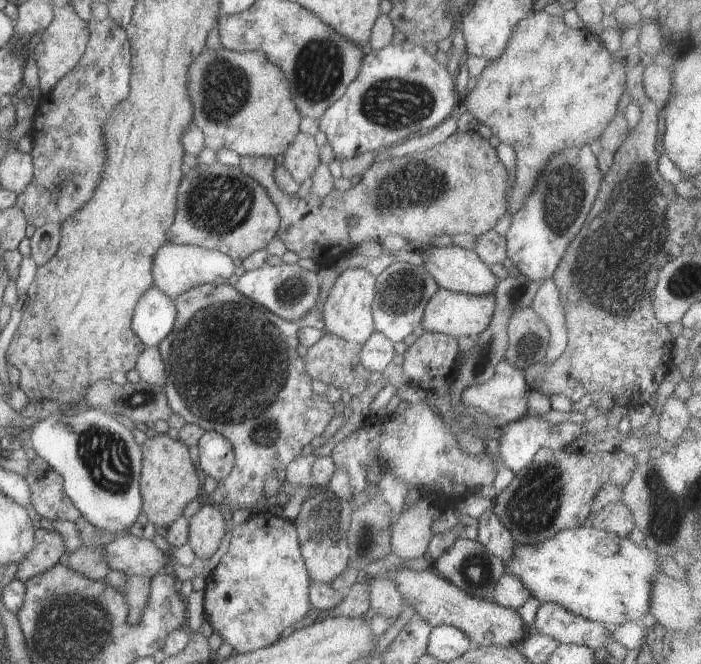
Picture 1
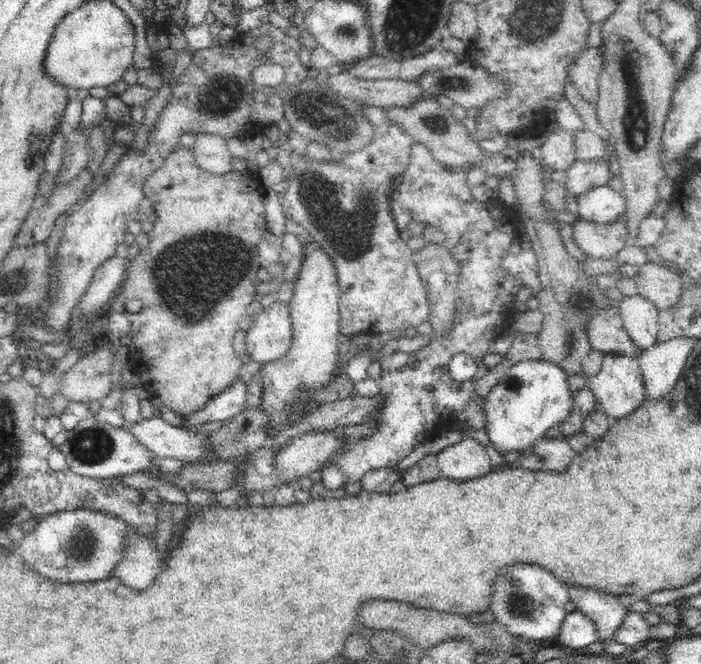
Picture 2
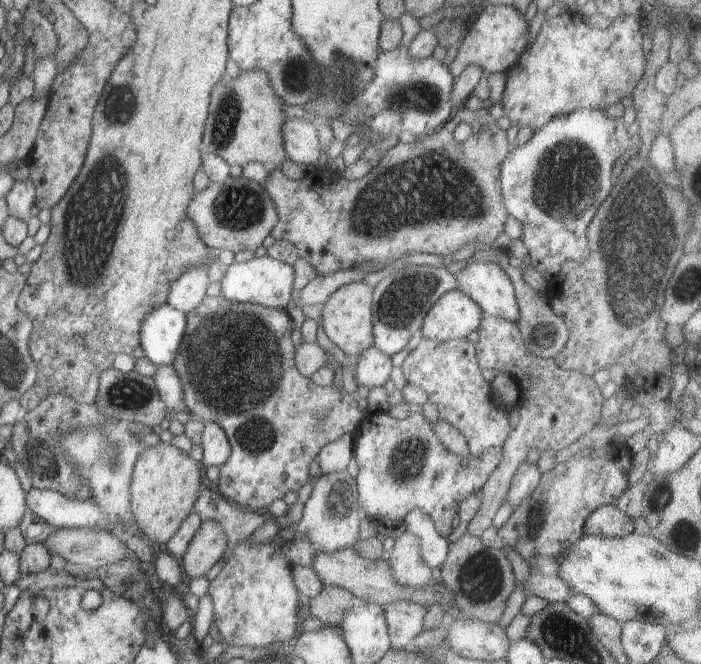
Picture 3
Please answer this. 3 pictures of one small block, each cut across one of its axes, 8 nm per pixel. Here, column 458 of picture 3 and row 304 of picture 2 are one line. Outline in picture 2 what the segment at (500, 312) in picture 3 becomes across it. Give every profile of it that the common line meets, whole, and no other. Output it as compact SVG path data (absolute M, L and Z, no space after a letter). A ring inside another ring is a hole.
M278 301L269 307L265 306L253 318L253 324L247 332L246 352L250 360L263 365L285 356L293 340L289 304Z

